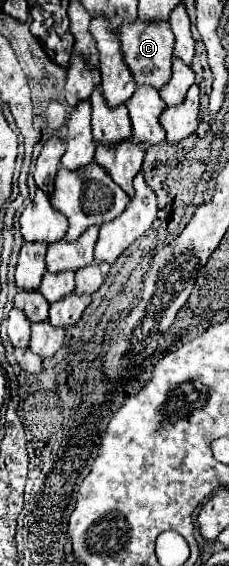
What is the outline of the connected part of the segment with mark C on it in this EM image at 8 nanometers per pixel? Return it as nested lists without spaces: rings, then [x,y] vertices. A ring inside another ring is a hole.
[[[136,18],[134,22],[126,22],[126,26],[122,26],[120,38],[124,60],[132,70],[136,84],[150,84],[156,90],[164,86],[170,78],[170,62],[174,50],[174,34],[170,30],[170,22],[142,22],[140,18]]]

